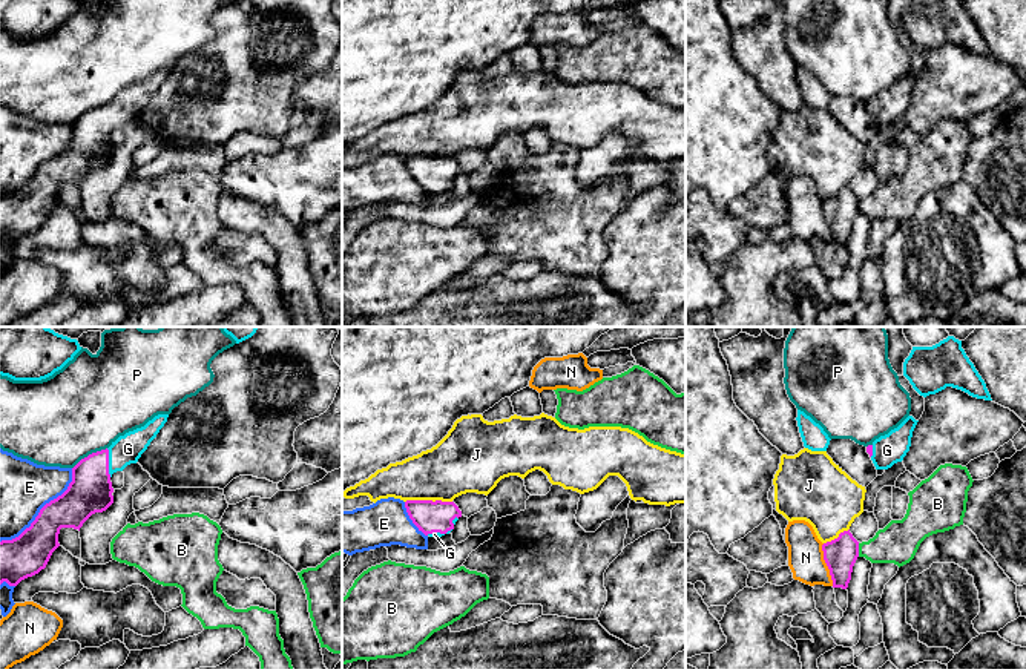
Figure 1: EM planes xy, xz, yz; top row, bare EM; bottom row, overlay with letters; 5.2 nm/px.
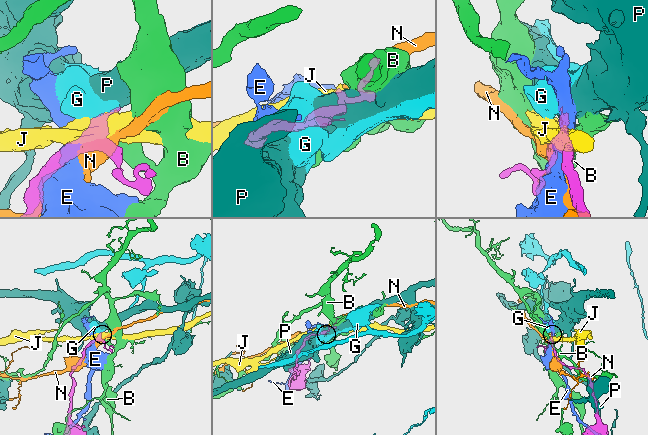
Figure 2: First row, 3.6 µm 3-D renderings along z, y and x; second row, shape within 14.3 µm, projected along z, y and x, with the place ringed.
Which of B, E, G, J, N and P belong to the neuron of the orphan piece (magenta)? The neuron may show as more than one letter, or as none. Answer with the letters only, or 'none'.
G

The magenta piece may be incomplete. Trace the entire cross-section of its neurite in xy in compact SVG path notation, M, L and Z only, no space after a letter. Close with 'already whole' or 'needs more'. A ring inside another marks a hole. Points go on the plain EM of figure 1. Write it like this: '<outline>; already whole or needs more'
M158 71L144 83L120 92L109 104L81 115L72 124L67 146L46 160L18 193L0 198L0 241L17 242L38 230L60 203L61 184L80 187L92 170L106 167L113 160L112 130L138 118L167 74Z; needs more

